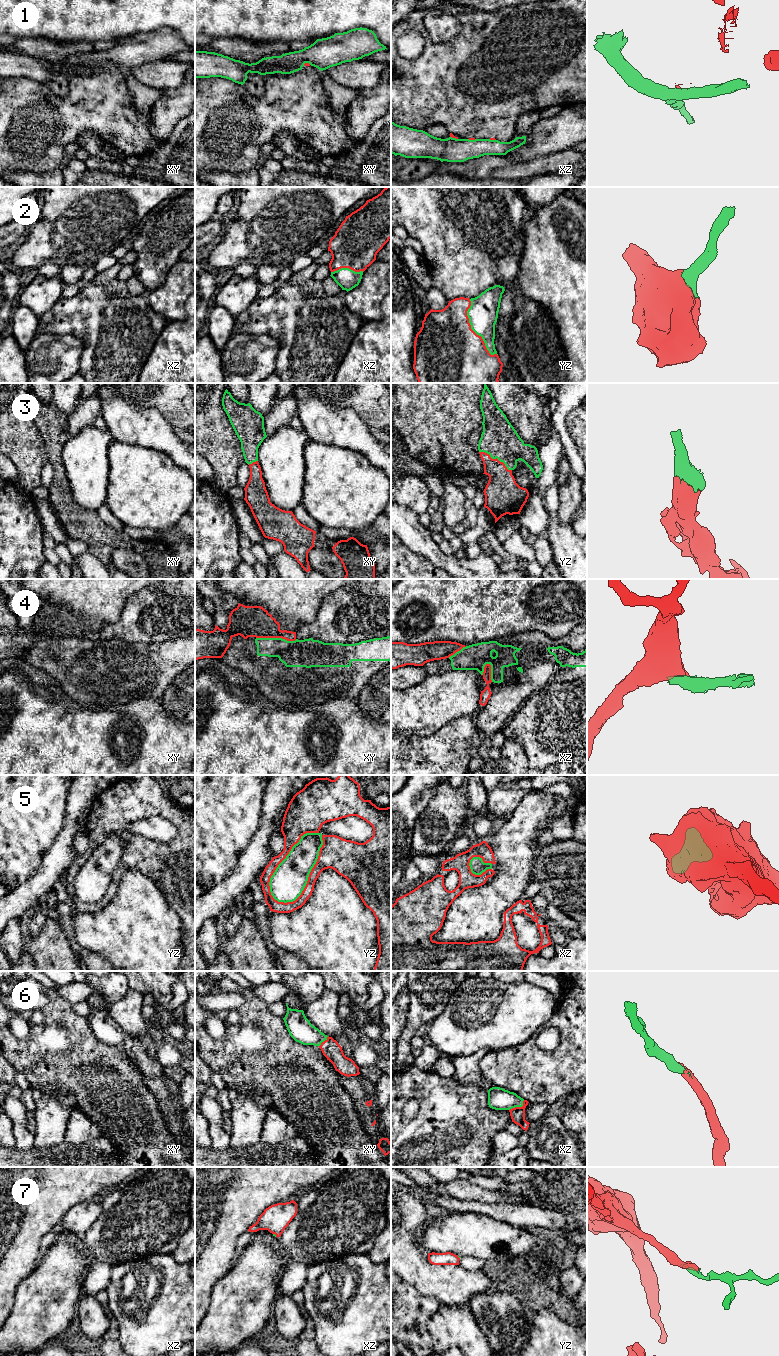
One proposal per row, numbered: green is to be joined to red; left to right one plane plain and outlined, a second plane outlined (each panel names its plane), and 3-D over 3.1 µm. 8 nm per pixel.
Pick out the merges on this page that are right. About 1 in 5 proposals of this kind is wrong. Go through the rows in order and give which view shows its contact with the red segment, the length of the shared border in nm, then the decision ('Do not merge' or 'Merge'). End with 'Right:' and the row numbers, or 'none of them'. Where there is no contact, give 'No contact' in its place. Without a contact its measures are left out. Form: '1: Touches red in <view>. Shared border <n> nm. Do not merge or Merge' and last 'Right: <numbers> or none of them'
1: Touches red in xz. Shared border 70 nm. Do not merge
2: Touches red in yz. Shared border 500 nm. Merge
3: Touches red in yz. Shared border 300 nm. Merge
4: Touches red in xy. Shared border 320 nm. Do not merge
5: Touches red in yz. Shared border 650 nm. Do not merge
6: Touches red in xz. Shared border 150 nm. Merge
7: Touches red in xz. Shared border 40 nm. Merge
Right: 2, 3, 6, 7

